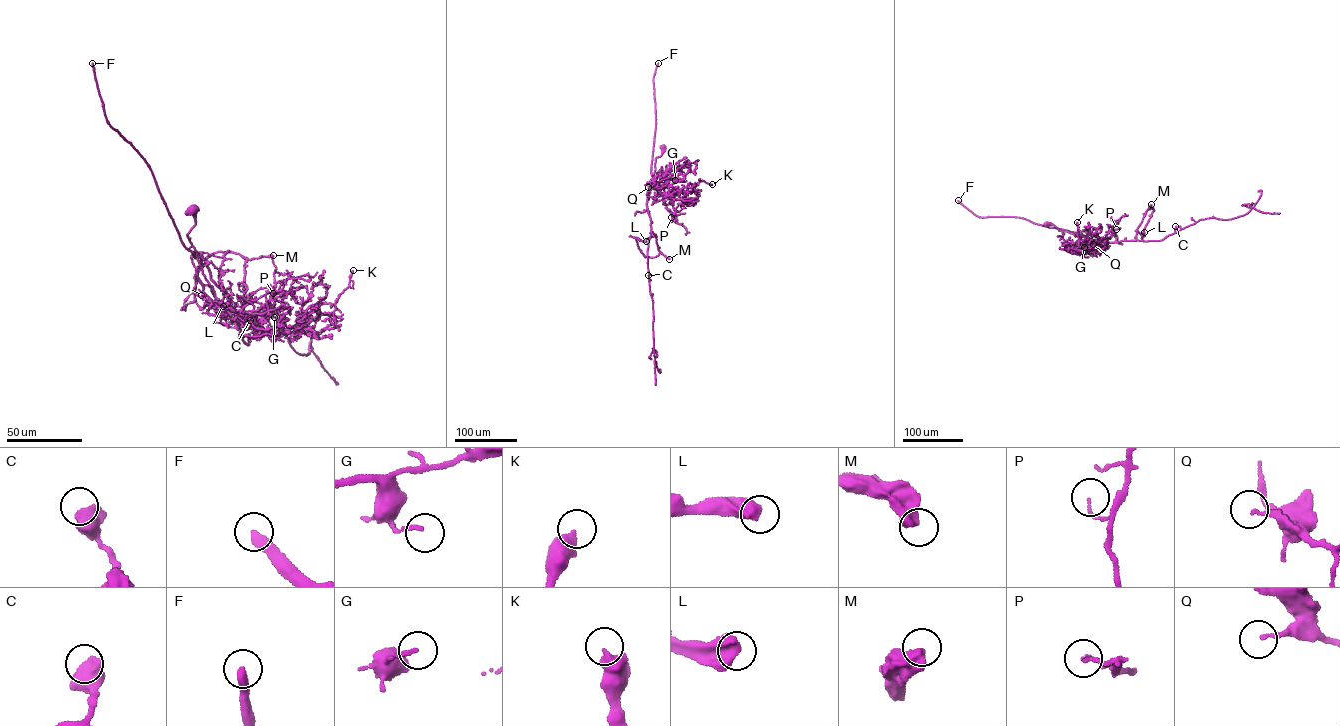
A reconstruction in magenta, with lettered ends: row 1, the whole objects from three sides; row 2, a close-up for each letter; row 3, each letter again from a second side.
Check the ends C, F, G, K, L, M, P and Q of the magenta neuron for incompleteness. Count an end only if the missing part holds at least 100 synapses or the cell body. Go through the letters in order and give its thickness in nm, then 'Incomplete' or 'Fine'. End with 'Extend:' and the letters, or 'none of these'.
C: Thickness 700 nm. Fine
F: Thickness 360 nm. Incomplete
G: Thickness 130 nm. Fine
K: Thickness 480 nm. Fine
L: Thickness 700 nm. Fine
M: Thickness 650 nm. Fine
P: Thickness 100 nm. Fine
Q: Thickness 160 nm. Fine
Extend: F

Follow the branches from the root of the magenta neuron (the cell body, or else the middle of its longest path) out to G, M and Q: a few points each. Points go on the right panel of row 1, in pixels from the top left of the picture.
G: (1046, 224), (1074, 234), (1098, 250), (1086, 251), (1084, 247)
M: (1046, 224), (1074, 234), (1097, 250), (1095, 242), (1078, 231), (1107, 242), (1135, 240), (1137, 229), (1151, 204)
Q: (1046, 224), (1074, 234), (1096, 249), (1091, 248), (1093, 244)

